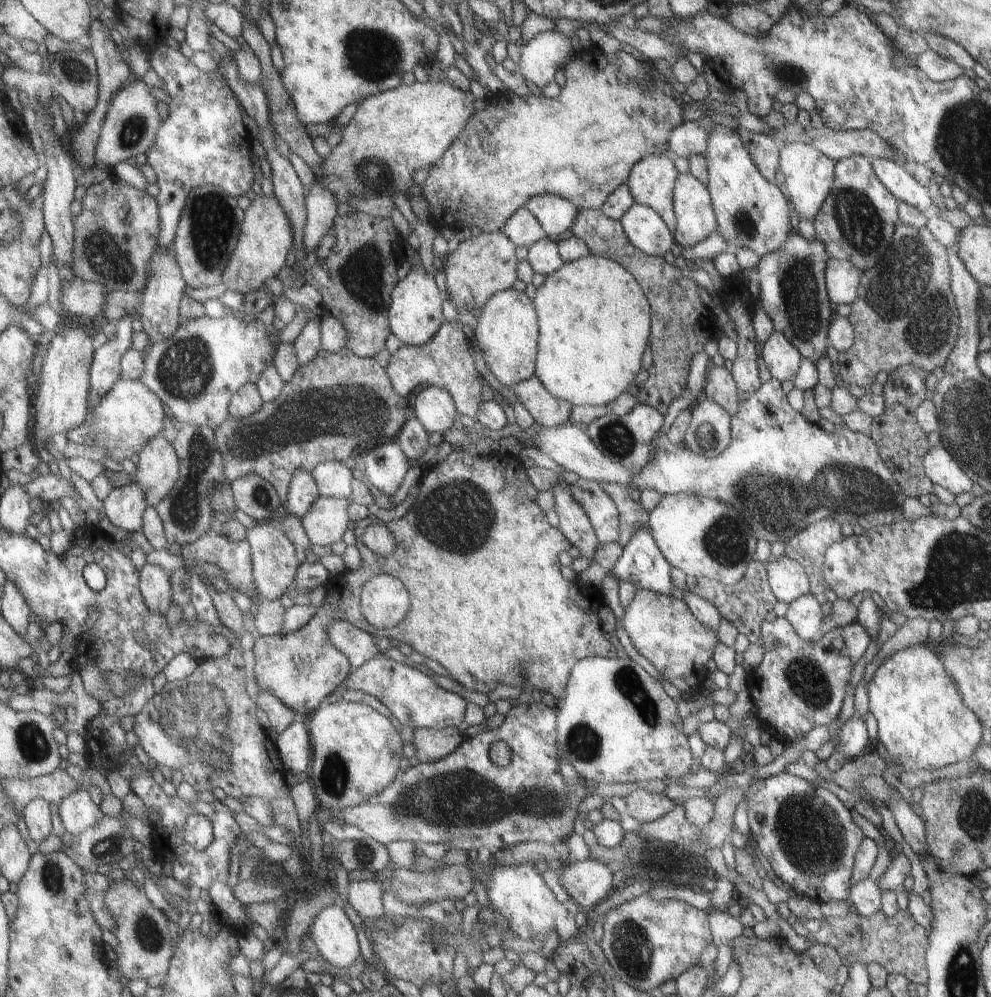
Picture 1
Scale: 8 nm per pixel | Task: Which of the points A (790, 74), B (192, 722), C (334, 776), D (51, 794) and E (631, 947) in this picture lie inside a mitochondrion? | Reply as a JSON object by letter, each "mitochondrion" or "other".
{"A":"mitochondrion","B":"mitochondrion","C":"mitochondrion","D":"other","E":"mitochondrion"}

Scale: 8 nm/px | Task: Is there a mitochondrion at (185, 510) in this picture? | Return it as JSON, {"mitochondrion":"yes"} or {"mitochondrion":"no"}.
{"mitochondrion":"yes"}

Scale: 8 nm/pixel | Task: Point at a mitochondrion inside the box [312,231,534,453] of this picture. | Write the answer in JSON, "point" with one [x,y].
{"point":[360,276]}

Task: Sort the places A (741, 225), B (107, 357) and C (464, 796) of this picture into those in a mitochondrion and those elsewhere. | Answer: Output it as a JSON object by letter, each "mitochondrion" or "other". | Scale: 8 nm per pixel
{"A":"mitochondrion","B":"other","C":"mitochondrion"}

